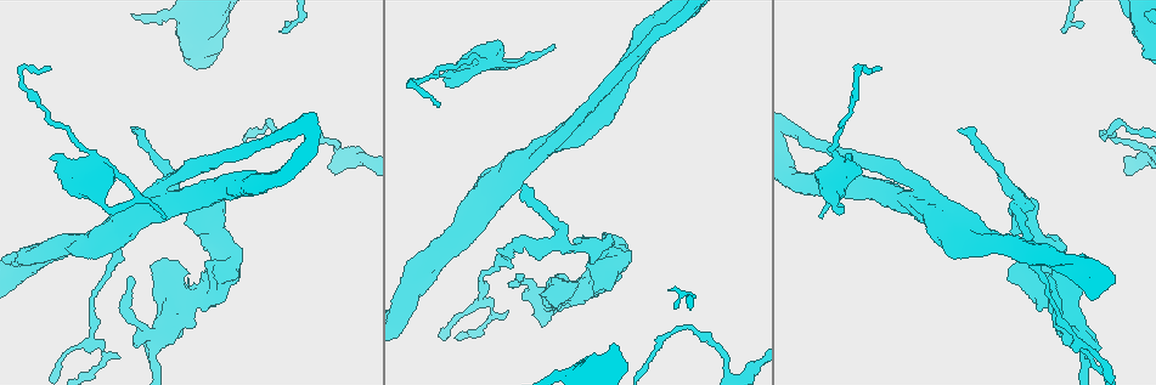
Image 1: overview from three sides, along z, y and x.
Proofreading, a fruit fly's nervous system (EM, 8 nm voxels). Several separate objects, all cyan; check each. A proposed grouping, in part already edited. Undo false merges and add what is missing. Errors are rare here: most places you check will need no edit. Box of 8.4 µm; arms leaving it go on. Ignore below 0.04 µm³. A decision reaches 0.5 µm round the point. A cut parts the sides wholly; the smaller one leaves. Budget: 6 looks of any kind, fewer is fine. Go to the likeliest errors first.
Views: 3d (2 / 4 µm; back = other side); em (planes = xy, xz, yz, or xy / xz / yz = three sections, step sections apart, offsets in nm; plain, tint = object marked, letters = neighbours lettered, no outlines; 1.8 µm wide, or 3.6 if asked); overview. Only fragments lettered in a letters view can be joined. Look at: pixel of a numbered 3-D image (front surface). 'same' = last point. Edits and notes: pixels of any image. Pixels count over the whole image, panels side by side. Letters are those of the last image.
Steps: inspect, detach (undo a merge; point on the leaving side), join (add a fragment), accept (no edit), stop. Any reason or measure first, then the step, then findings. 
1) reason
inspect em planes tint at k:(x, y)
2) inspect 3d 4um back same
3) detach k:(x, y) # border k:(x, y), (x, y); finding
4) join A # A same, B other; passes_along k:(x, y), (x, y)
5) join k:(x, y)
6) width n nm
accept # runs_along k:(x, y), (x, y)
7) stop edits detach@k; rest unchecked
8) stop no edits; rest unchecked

an open end
inspect 3d 2um at 1:(440, 77)

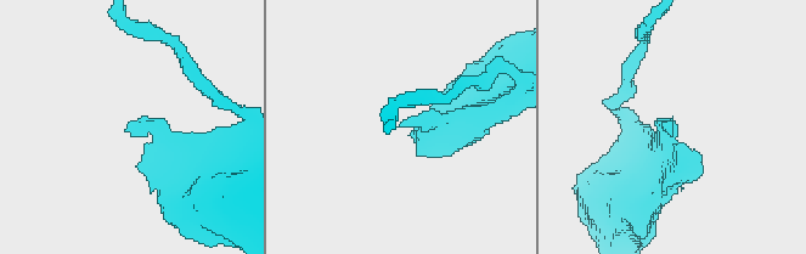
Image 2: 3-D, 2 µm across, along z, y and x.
shape alone is not enough
inspect em planes plain at 2:(674, 133)

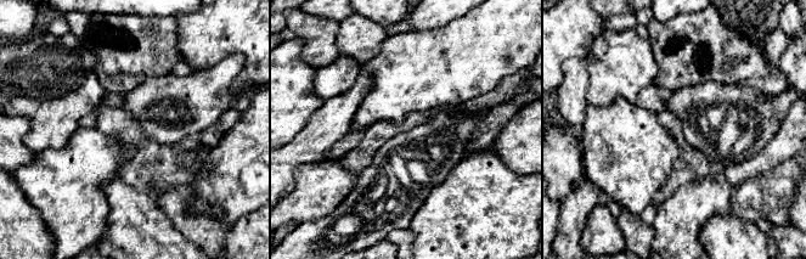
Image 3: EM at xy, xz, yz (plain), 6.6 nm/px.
inspect em planes letters same

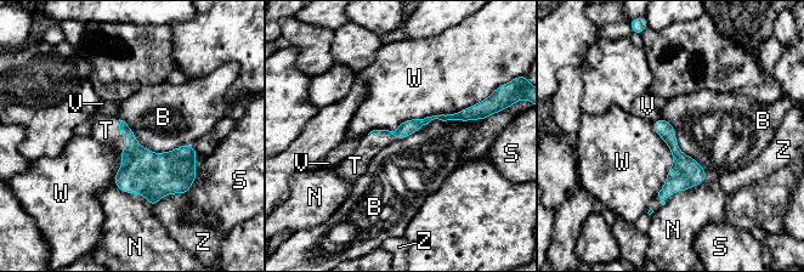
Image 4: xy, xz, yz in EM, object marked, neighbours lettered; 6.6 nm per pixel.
join T # B other, N other, S other, T same, V other, W other, Z other; it goes on there

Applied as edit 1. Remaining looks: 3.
inspect overview

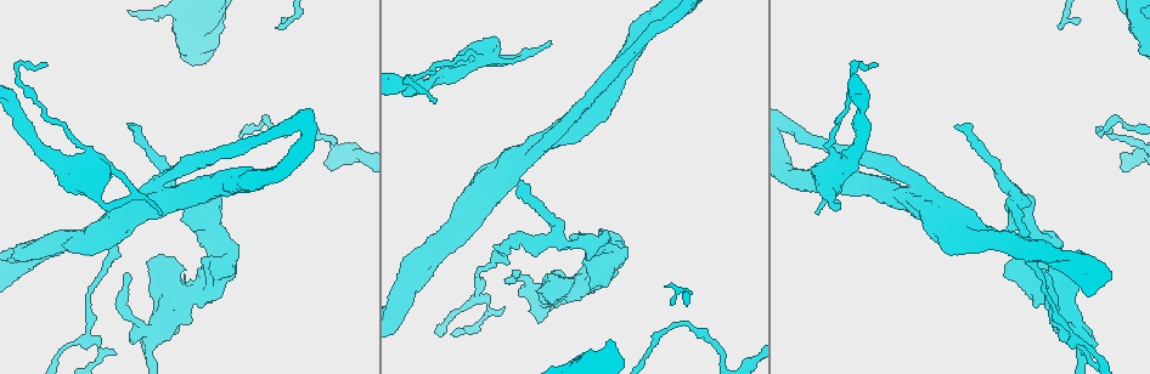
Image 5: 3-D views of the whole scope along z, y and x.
an open end
inspect em planes letters at 5:(520, 181)

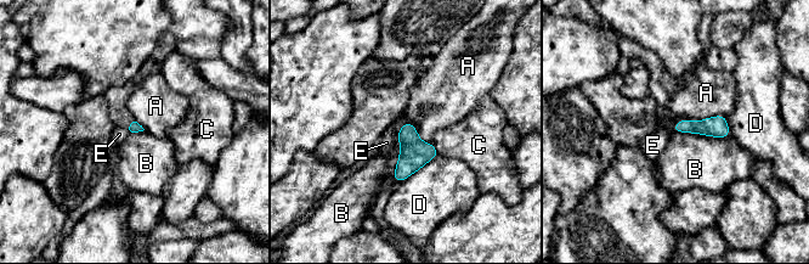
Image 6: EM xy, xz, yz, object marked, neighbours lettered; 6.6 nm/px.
accept # A other, B other, C other, D other, E other; border 6:(673, 130), (719, 138), (729, 136); no lettered fragment goes on from it

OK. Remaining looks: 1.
stop edits join@4; rest unchecked

